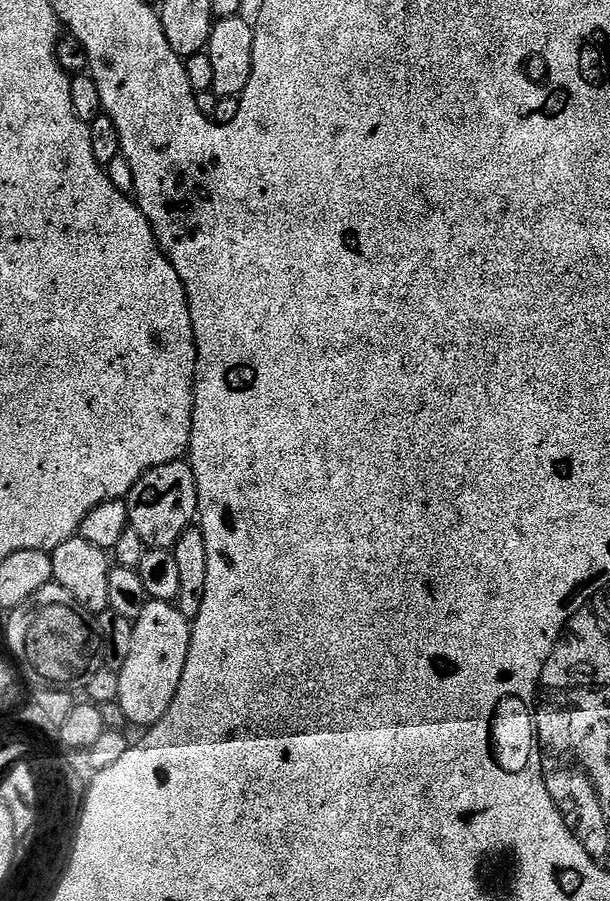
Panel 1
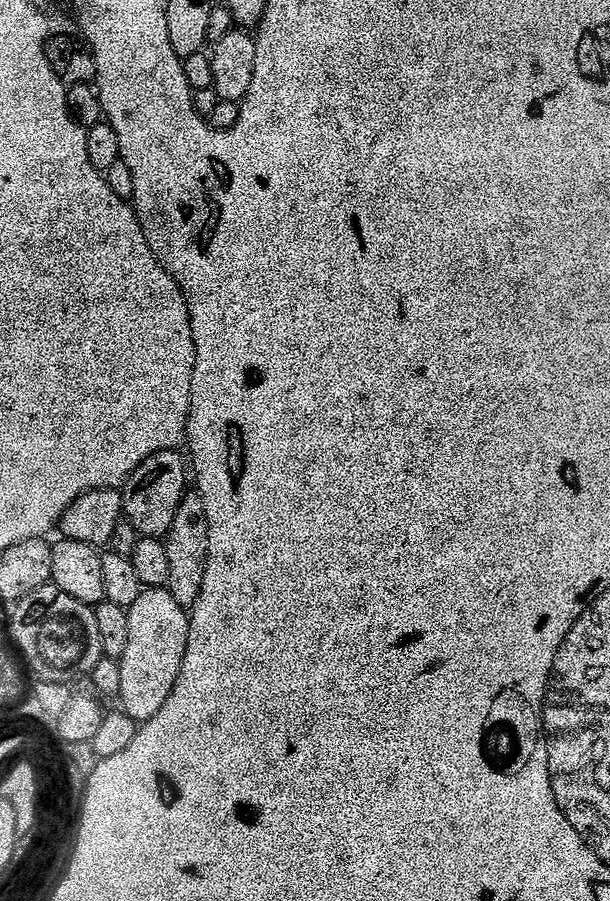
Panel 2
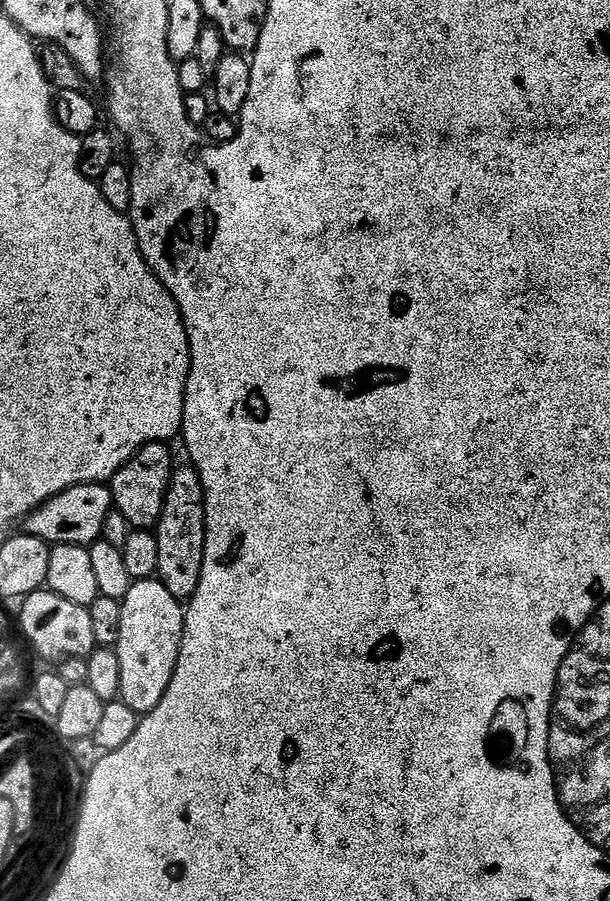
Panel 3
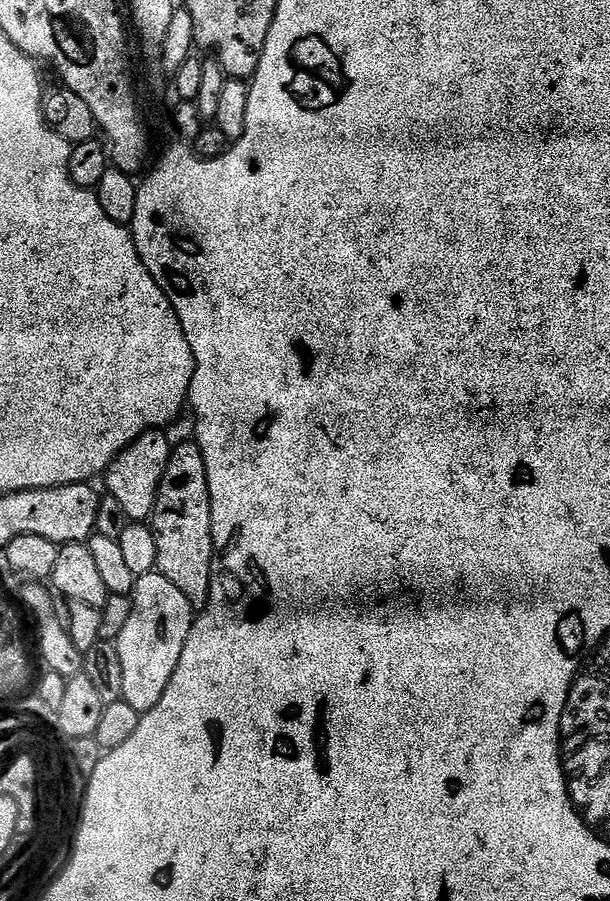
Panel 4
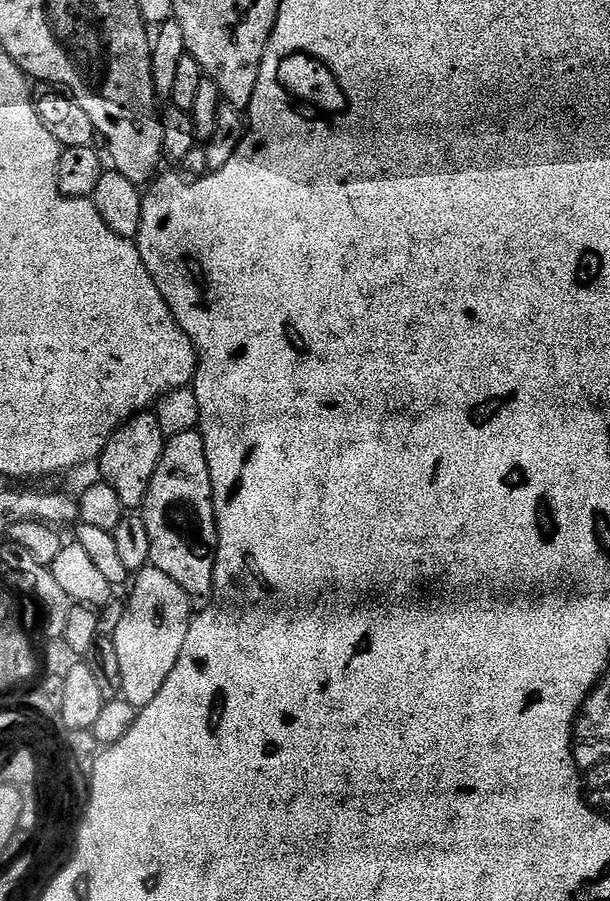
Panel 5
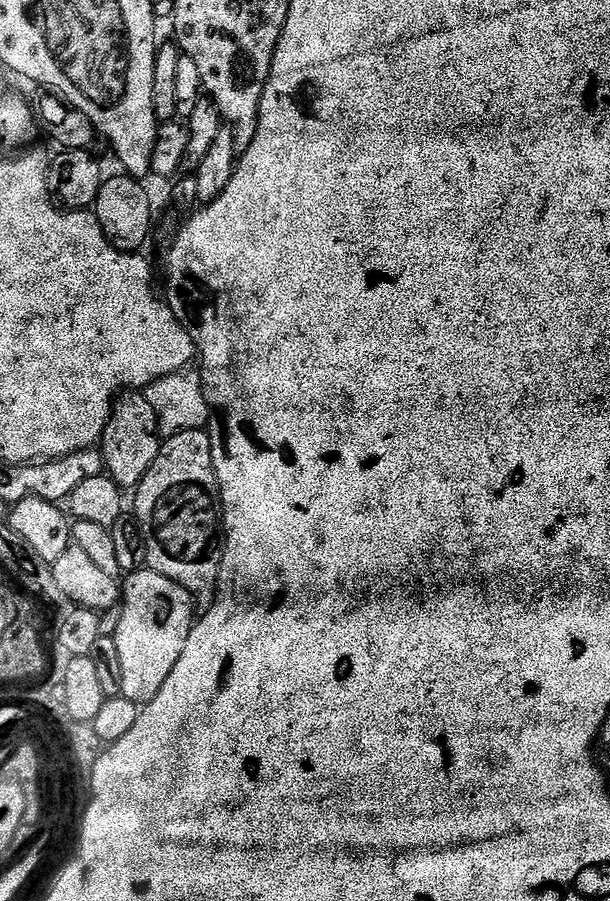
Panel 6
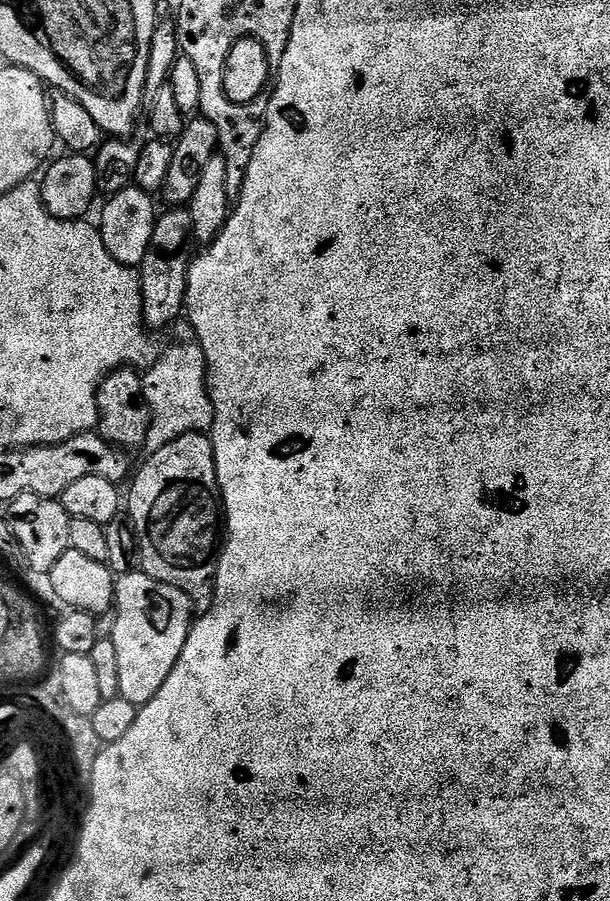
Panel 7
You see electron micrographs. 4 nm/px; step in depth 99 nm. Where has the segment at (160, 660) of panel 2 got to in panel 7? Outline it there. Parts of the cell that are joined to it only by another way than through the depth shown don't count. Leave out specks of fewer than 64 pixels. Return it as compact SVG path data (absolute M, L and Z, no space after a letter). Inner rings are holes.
M139 570L125 572L116 582L114 613L116 625L110 632L114 650L118 650L118 686L126 702L143 706L162 690L162 682L170 678L170 670L186 646L188 631L194 623L190 598L166 582L158 582Z

